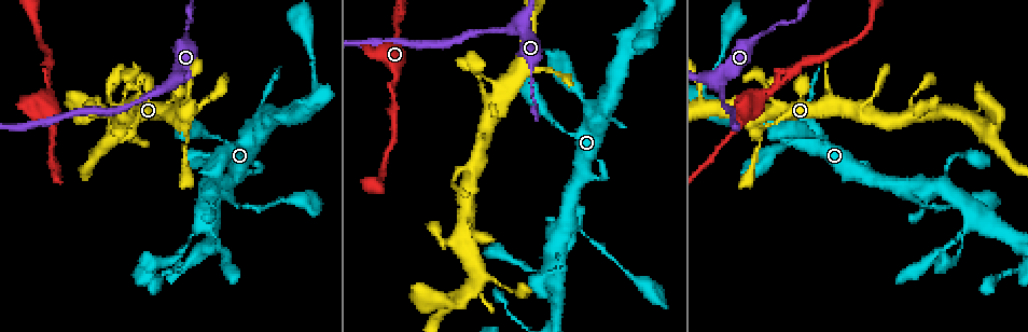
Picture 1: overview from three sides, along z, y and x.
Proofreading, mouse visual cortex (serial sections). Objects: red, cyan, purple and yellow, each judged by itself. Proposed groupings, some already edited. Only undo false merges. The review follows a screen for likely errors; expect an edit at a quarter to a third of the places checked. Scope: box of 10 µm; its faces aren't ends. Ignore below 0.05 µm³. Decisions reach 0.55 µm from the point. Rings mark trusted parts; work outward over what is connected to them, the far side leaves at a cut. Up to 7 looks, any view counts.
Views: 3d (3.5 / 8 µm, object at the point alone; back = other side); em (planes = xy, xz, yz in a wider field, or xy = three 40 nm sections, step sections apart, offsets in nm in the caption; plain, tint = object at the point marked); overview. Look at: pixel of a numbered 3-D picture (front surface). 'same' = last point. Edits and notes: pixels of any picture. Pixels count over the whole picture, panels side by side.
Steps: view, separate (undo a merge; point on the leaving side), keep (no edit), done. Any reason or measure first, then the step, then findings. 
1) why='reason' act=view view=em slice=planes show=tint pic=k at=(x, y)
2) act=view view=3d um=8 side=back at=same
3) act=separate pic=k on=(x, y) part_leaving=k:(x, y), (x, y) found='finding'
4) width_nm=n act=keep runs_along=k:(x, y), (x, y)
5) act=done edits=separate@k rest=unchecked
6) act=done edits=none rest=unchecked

why='four arms meet' act=view view=3d um=3.5 pic=1 at=(554, 252)

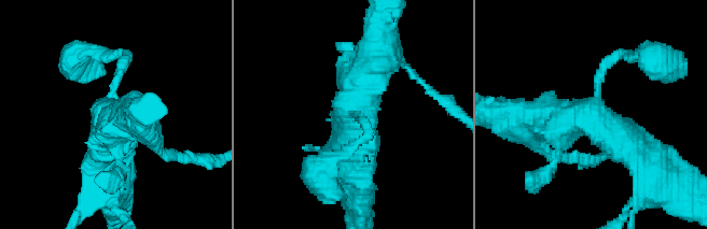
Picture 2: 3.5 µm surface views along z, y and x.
arms=4 arm_widths_nm=150,200,450,600 act=view view=em slice=xy step=2 show=tint pic=2 at=(596, 118)

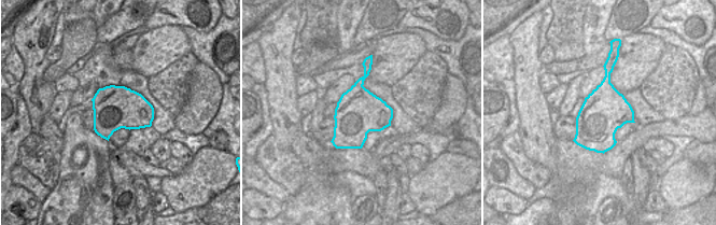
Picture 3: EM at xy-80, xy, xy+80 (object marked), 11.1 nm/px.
act=keep runs_along=2:(531, 120), (595, 117), (650, 163) found='one cell here'

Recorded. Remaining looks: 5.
why='calibre changes' act=view view=3d um=3.5 pic=1 at=(158, 90)

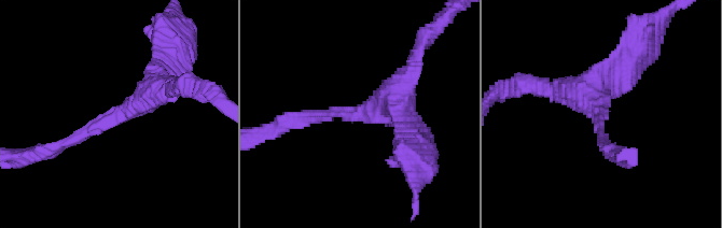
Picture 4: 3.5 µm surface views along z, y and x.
why='now the EM' act=view view=em slice=xy step=1 show=tint pic=4 at=(357, 112)

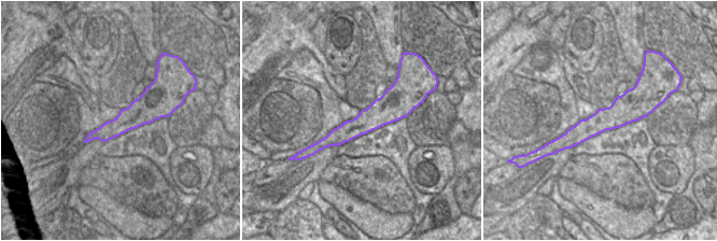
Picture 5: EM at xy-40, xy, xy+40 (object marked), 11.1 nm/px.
why='cut it another way' act=view view=em slice=xy step=3 show=tint at=same

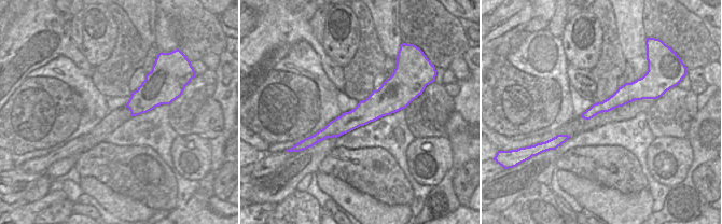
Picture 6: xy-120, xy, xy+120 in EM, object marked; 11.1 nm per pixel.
act=keep found='one cell here'

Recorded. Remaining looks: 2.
why='a narrow waist' act=view view=3d um=3.5 pic=1 at=(47, 77)

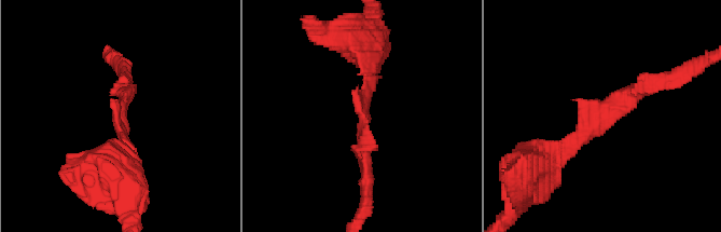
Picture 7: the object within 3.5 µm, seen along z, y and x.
why='now the EM' act=view view=em slice=xy step=2 show=tint pic=7 at=(363, 116)

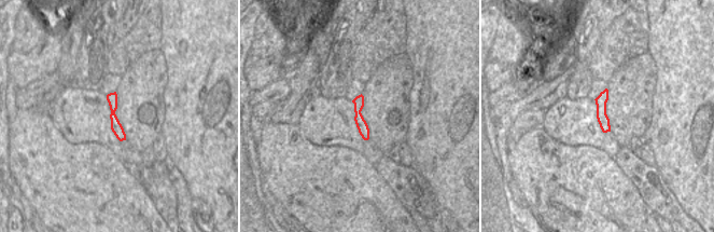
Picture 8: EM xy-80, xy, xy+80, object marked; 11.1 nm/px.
act=keep runs_along=8:(112, 95), (114, 123), (123, 137) found='one cell here'

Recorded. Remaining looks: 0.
act=done edits=none rest=unchecked

